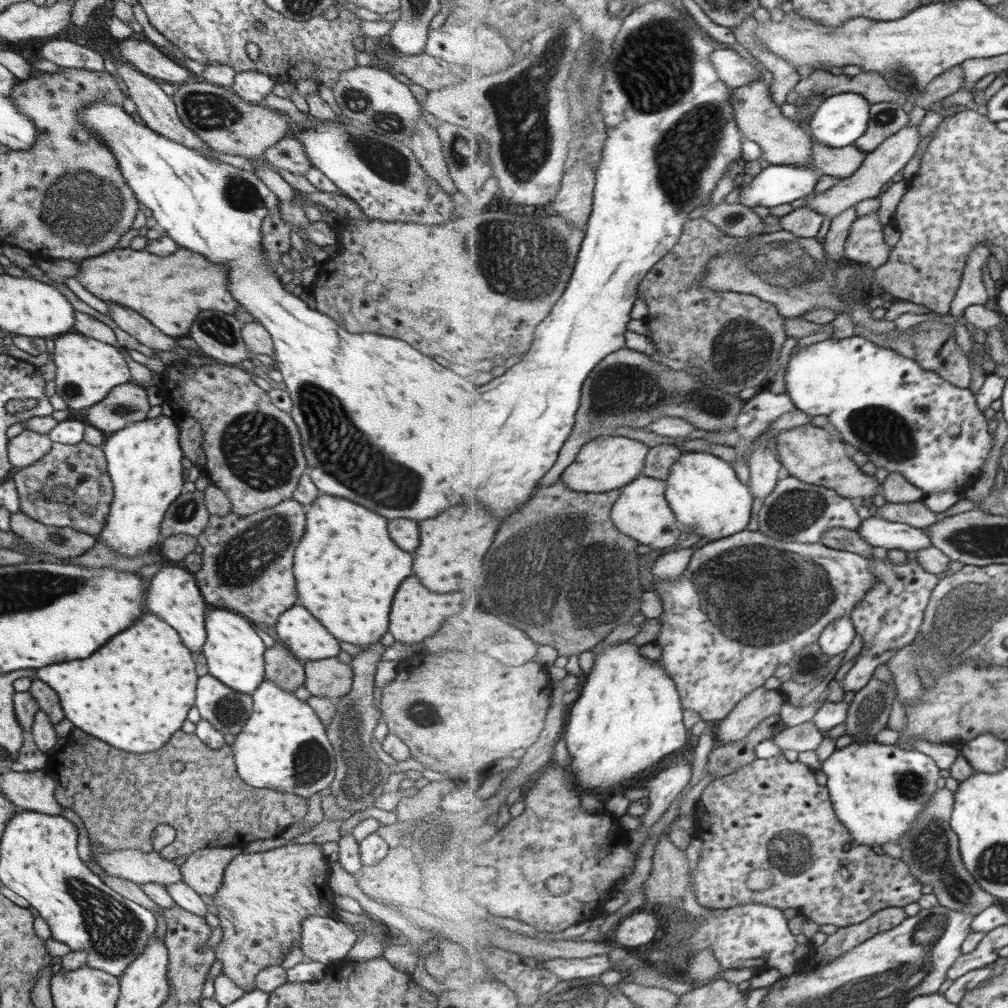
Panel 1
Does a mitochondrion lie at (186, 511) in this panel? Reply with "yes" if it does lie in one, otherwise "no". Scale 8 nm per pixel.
yes

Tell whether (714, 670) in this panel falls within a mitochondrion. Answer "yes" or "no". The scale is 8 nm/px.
no

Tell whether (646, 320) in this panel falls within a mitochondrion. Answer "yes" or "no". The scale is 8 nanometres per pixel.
no

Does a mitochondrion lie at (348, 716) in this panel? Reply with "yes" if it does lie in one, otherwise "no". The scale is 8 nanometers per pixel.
yes

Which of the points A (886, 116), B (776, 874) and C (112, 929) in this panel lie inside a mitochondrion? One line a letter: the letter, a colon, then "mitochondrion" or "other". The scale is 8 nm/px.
A: mitochondrion
B: mitochondrion
C: mitochondrion

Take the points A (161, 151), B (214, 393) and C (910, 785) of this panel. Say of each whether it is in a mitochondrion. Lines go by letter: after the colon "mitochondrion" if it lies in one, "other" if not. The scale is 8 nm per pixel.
A: other
B: other
C: mitochondrion

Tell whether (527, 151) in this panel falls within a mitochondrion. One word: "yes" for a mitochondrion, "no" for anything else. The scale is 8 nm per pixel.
yes

